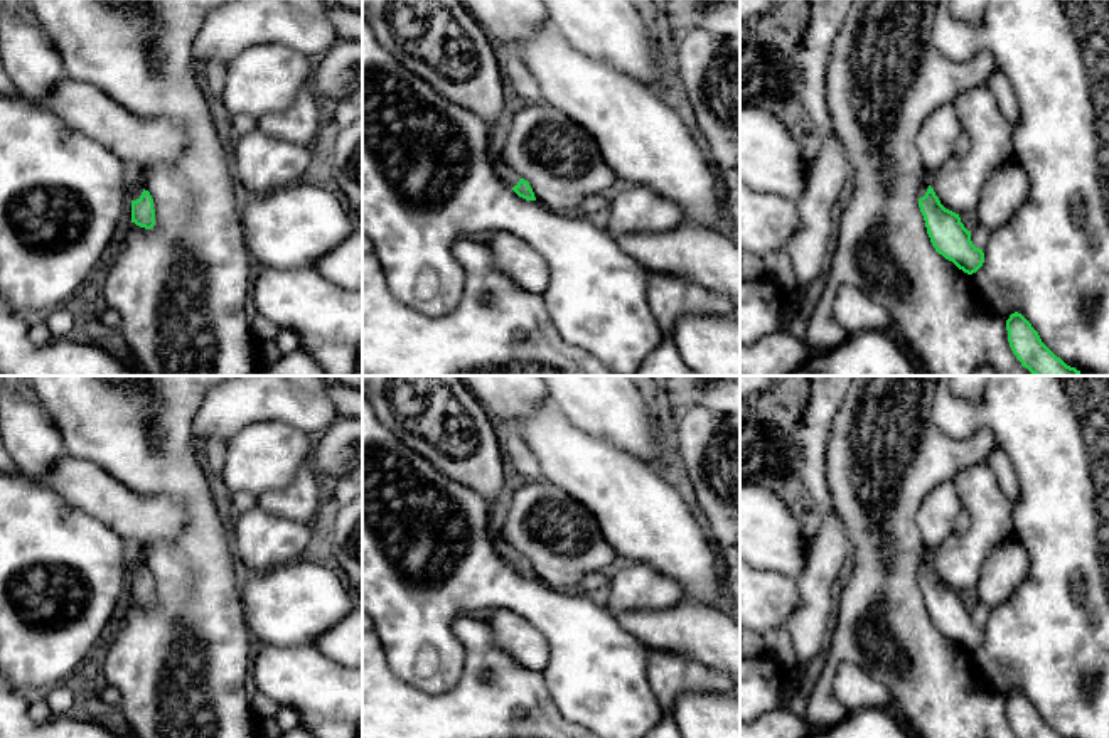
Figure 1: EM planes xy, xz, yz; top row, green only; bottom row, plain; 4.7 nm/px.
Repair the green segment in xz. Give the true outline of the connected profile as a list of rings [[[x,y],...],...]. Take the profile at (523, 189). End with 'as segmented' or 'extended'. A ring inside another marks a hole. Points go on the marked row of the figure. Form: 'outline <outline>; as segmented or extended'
outline [[[490,142],[490,162],[497,177],[506,182],[519,197],[526,201],[536,201],[534,192],[528,180],[521,179],[512,168],[509,168],[501,155],[492,155],[494,142]]]; extended

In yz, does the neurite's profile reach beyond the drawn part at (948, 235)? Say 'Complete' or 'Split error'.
Split error

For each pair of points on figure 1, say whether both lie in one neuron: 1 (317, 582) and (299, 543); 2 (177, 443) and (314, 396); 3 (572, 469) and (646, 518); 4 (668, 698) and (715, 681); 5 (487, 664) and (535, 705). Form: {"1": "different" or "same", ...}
{"1": "different", "2": "different", "3": "same", "4": "same", "5": "same"}

